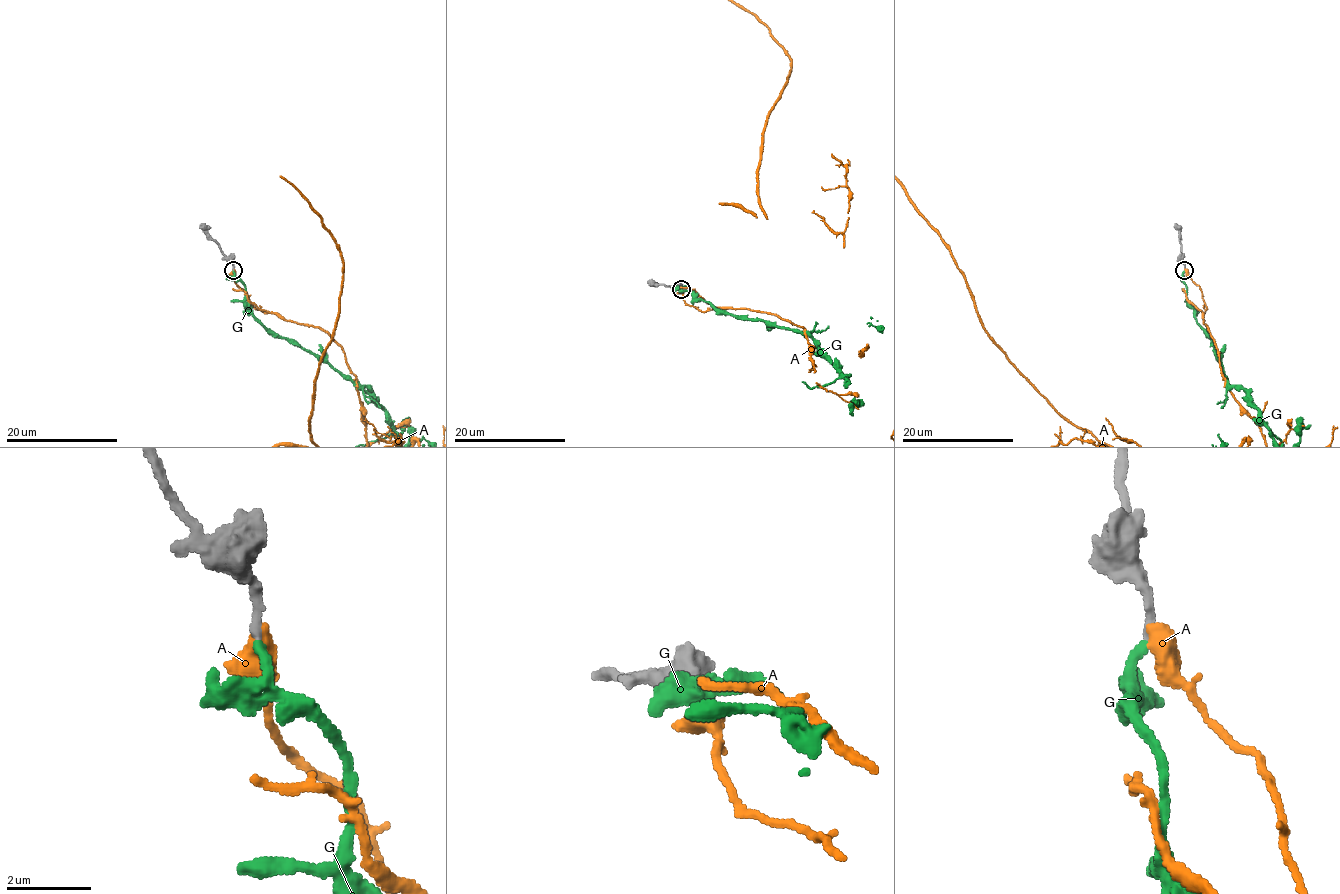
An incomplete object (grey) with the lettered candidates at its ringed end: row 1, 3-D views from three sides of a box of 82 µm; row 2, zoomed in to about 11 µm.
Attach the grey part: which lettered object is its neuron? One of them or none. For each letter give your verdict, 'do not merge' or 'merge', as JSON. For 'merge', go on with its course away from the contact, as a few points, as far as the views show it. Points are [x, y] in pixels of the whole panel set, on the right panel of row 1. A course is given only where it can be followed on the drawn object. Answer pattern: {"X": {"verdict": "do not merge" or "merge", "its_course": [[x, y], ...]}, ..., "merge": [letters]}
{"A": {"verdict": "do not merge"}, "G": {"verdict": "merge"}, "merge": ["G"]}

